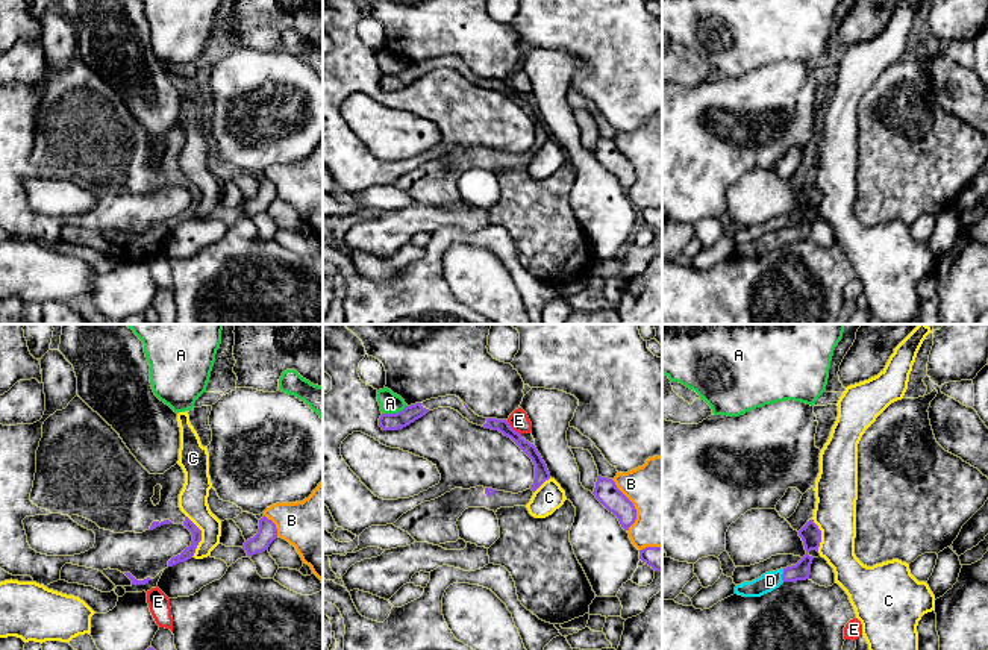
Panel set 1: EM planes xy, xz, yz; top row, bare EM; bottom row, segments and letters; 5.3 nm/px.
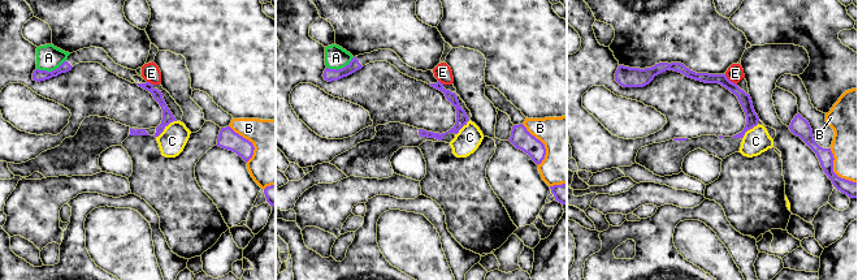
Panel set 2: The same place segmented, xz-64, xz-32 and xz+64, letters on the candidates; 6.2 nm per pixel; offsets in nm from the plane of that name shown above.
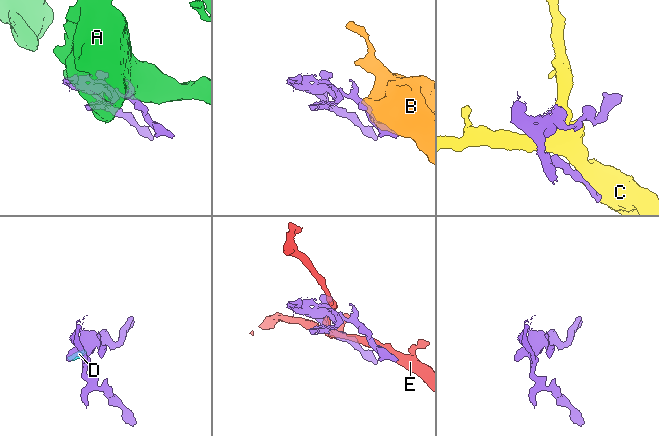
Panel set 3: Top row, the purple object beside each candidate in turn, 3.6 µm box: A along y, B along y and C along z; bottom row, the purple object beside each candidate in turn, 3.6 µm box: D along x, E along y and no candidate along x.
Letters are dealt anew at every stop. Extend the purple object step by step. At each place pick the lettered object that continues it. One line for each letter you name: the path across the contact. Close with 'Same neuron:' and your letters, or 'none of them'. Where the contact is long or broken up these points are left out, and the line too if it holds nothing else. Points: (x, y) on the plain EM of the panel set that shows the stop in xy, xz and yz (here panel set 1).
Same neuron: D

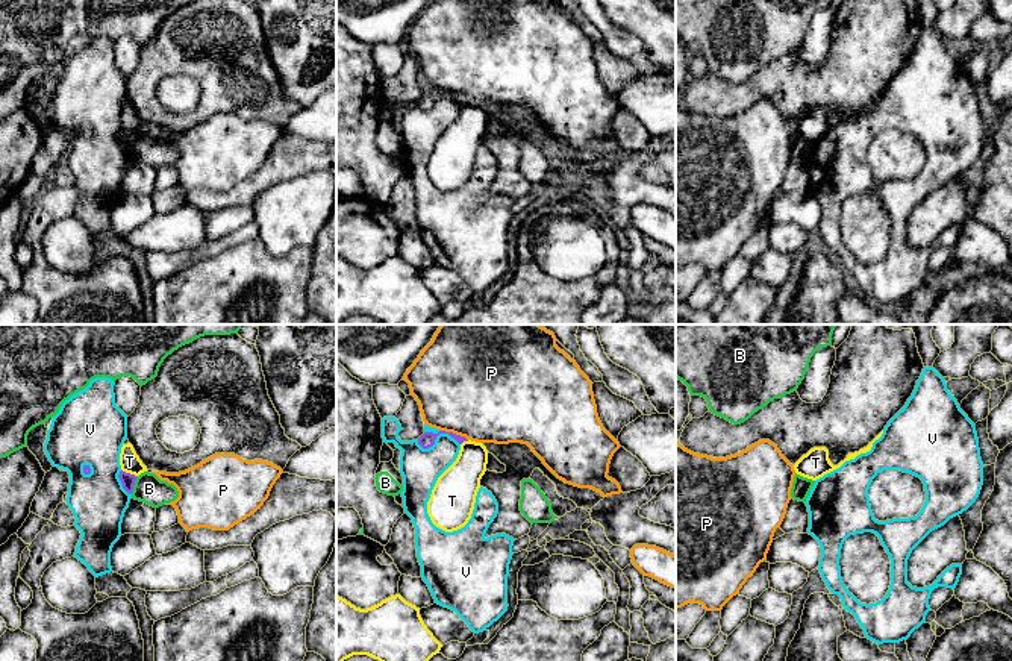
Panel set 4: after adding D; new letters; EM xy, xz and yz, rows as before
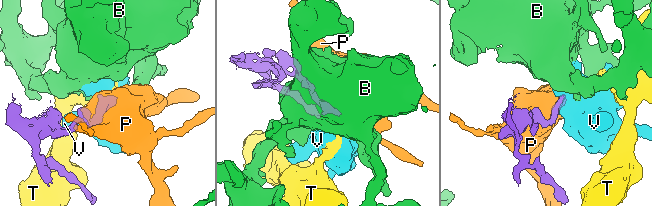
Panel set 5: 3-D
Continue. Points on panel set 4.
Same neuron: none of them

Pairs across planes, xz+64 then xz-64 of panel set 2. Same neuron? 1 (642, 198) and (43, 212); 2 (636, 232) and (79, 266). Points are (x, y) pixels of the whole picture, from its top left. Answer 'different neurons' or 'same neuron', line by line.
1: same neuron
2: same neuron

